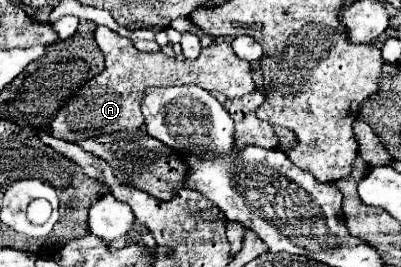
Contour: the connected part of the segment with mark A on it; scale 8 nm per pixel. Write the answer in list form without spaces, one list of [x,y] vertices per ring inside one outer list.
[[[107,27],[95,29],[95,41],[105,55],[105,69],[101,75],[95,75],[77,93],[57,111],[57,117],[51,121],[51,135],[69,143],[77,143],[87,137],[97,137],[101,133],[115,131],[137,131],[143,125],[141,115],[141,97],[145,89],[153,85],[201,85],[207,91],[219,91],[227,99],[243,97],[255,91],[251,79],[251,67],[247,61],[239,59],[229,43],[209,45],[193,61],[167,57],[165,53],[141,53],[129,39],[117,35]]]

